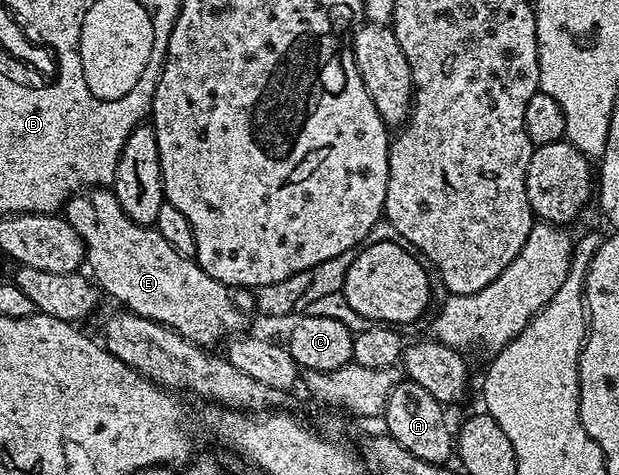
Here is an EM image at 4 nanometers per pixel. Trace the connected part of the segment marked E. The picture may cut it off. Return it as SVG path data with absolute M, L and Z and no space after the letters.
M85 188L72 195L62 210L63 217L78 232L84 241L84 256L87 269L94 279L95 285L105 295L120 301L121 307L127 308L131 313L154 320L163 326L169 326L196 346L212 348L219 338L227 339L235 335L244 326L244 318L240 310L228 299L229 287L223 286L214 276L210 276L192 258L183 258L162 236L151 226L140 226L132 222L126 212L118 204L115 194L108 188Z

